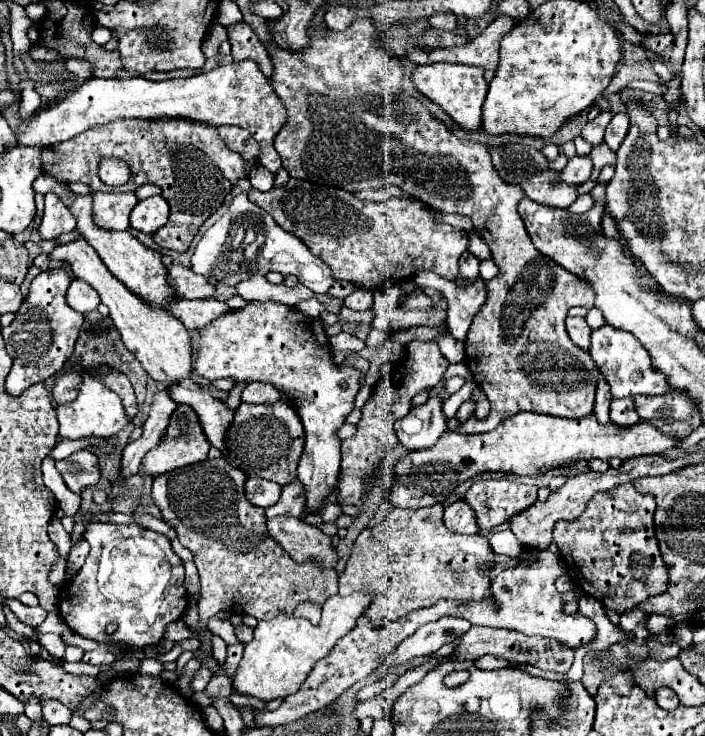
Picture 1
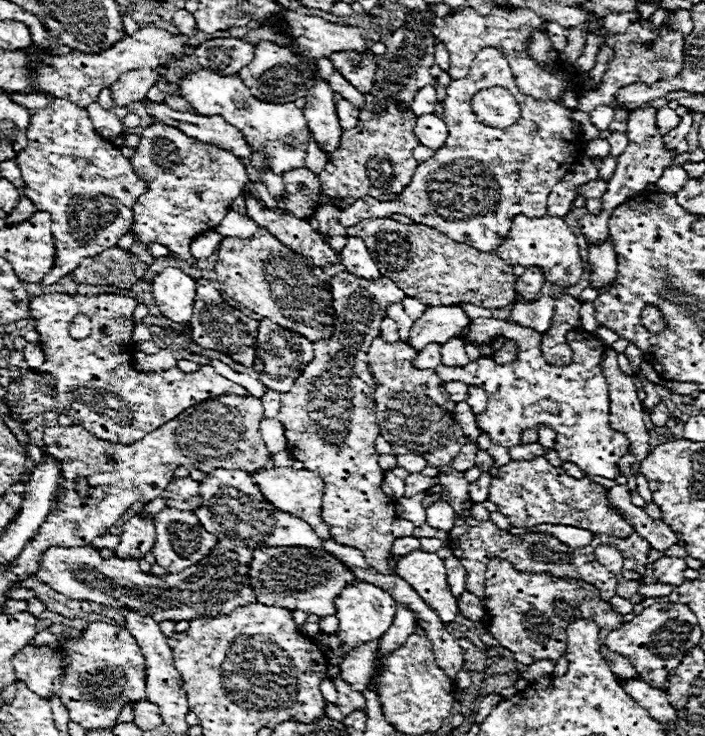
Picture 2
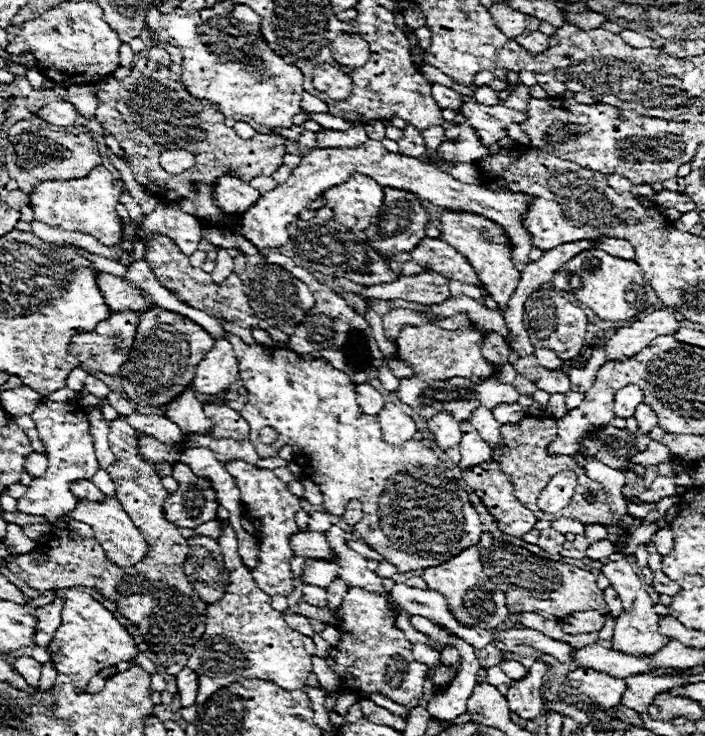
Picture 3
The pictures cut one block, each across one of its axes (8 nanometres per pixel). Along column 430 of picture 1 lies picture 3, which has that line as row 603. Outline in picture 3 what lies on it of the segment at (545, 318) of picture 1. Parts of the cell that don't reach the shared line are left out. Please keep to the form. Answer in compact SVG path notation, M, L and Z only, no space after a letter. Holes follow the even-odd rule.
M118 416L110 422L108 442L118 458L118 464L110 466L106 472L116 486L116 498L122 502L122 508L130 514L132 522L136 528L140 528L148 544L146 558L136 566L120 568L106 558L102 546L95 539L82 538L70 530L58 530L52 532L46 542L46 550L50 552L50 560L46 564L36 564L30 554L24 554L10 562L8 568L36 590L60 590L72 586L100 590L102 596L118 606L122 616L138 626L146 644L150 644L150 652L156 654L166 672L176 674L186 666L194 644L204 634L208 604L196 594L186 574L182 572L182 544L188 544L188 540L180 534L178 526L164 518L162 506L168 498L168 492L162 488L162 480L154 472L154 464L146 464L138 456L136 440L140 434L142 432L134 430L124 416ZM136 588L140 588L140 594L130 594L136 592Z

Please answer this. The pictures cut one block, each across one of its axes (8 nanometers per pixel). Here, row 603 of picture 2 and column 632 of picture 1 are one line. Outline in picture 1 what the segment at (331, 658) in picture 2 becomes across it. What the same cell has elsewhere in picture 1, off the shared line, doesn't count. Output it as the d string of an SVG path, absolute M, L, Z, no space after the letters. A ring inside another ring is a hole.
M602 326L592 330L590 336L590 356L604 374L604 378L610 384L610 392L614 398L626 398L626 396L638 396L638 394L664 394L670 392L666 384L666 376L652 370L652 362L644 346L638 342L638 338L630 332Z

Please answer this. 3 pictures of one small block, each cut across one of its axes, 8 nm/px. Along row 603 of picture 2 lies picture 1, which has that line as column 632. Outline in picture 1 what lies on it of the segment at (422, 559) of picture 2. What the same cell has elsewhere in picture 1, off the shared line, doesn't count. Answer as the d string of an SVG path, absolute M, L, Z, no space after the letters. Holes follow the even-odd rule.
M520 412L520 414L510 416L508 420L500 422L500 426L496 430L490 430L484 434L462 434L462 432L446 430L440 436L436 446L424 448L424 450L408 450L394 464L394 482L388 492L388 502L392 506L400 506L400 508L432 506L436 502L444 502L446 496L450 496L458 484L462 484L464 480L468 480L480 472L486 472L486 470L514 472L520 476L528 476L528 474L536 476L542 470L546 472L550 468L558 468L558 466L562 466L566 462L574 462L574 460L588 460L588 458L628 460L628 458L644 456L644 454L664 454L668 450L674 450L680 442L682 442L682 438L664 434L662 430L658 430L654 424L648 424L648 422L638 422L630 428L620 428L618 424L610 424L610 422L600 424L594 414L584 416L584 418L556 418L556 416L548 416L548 414Z

